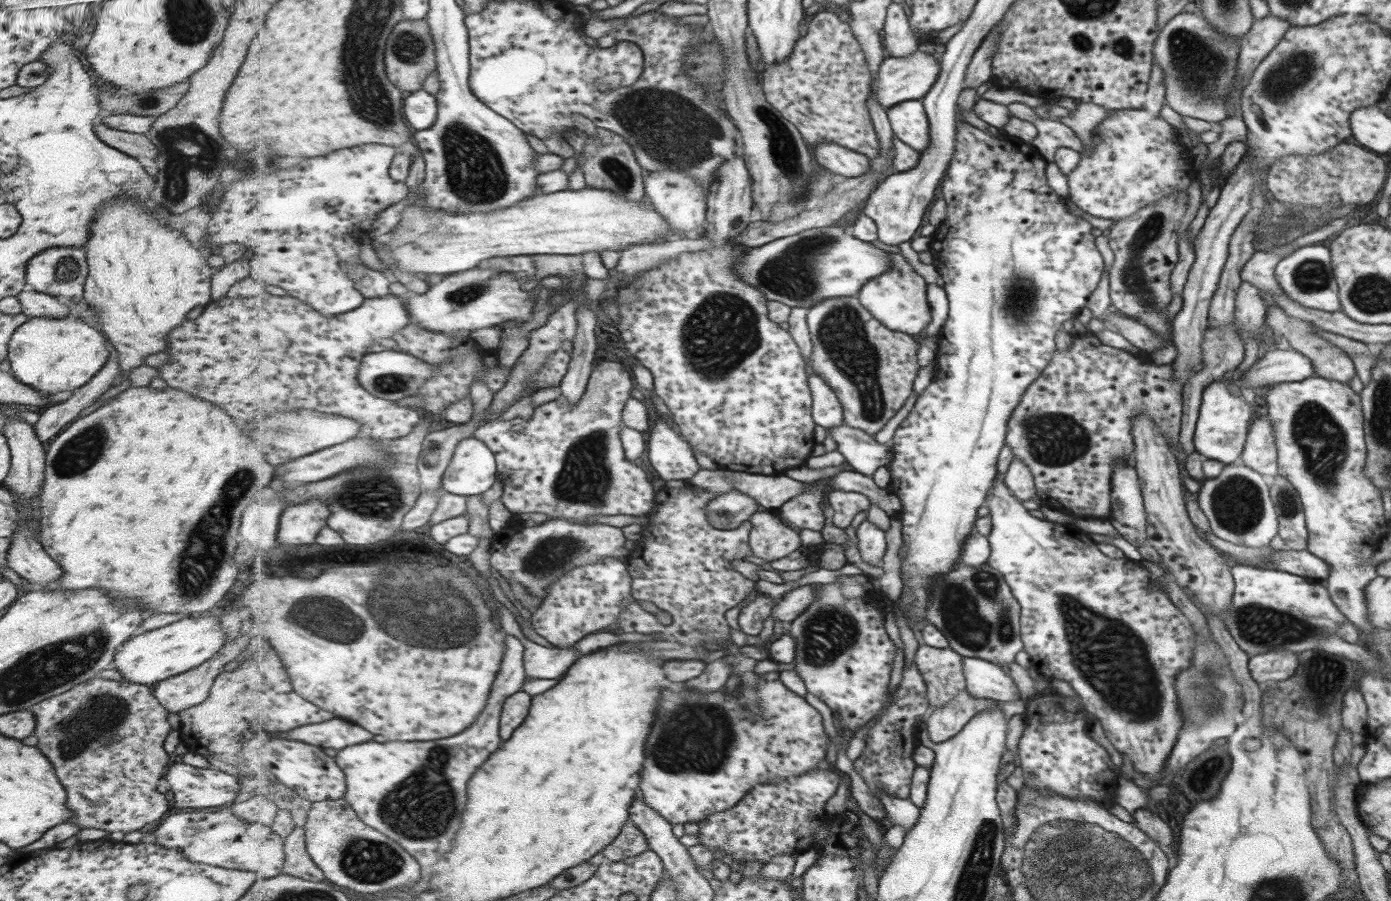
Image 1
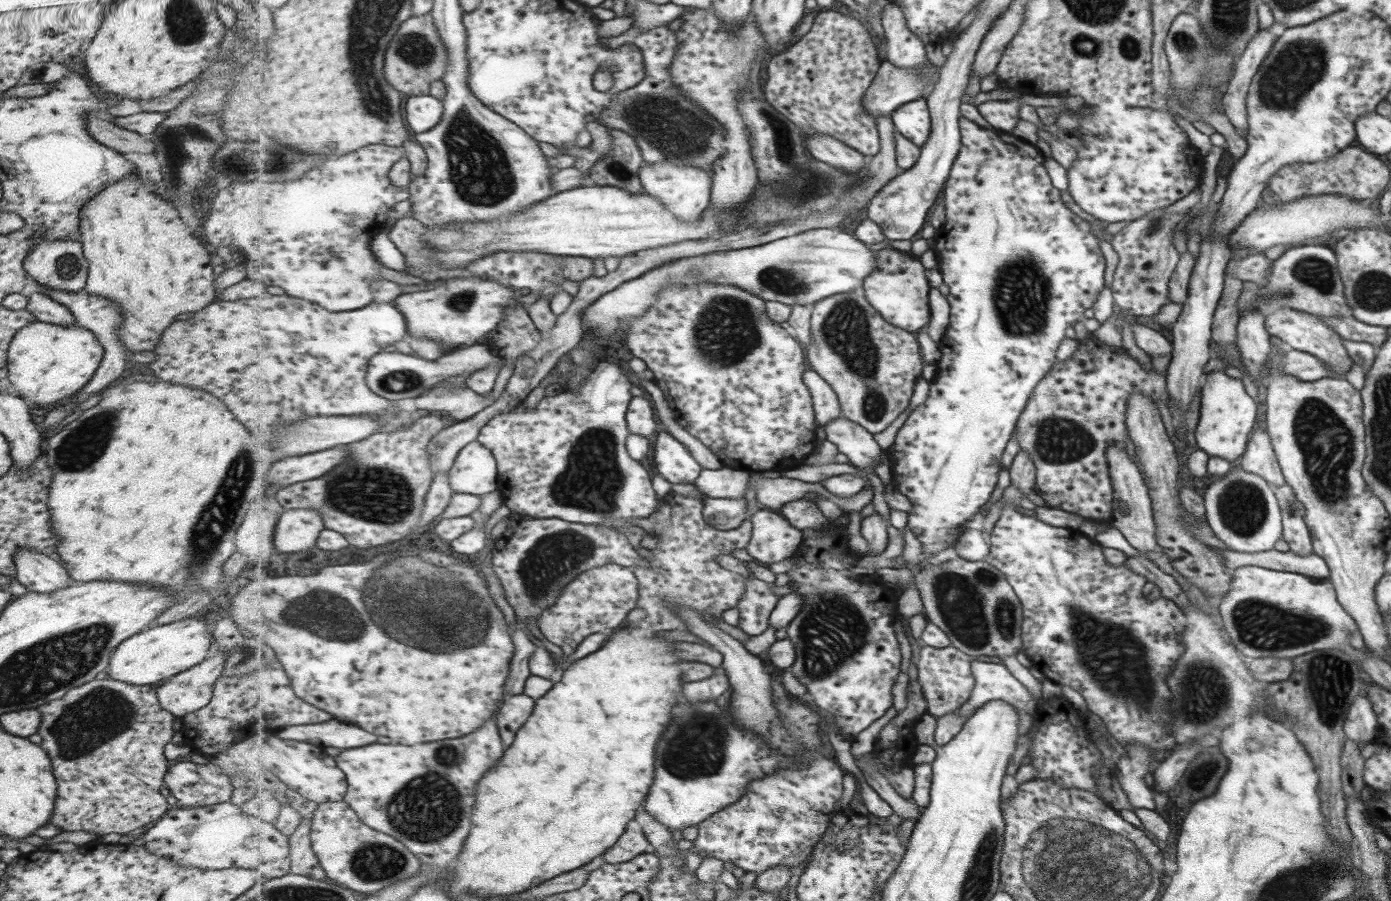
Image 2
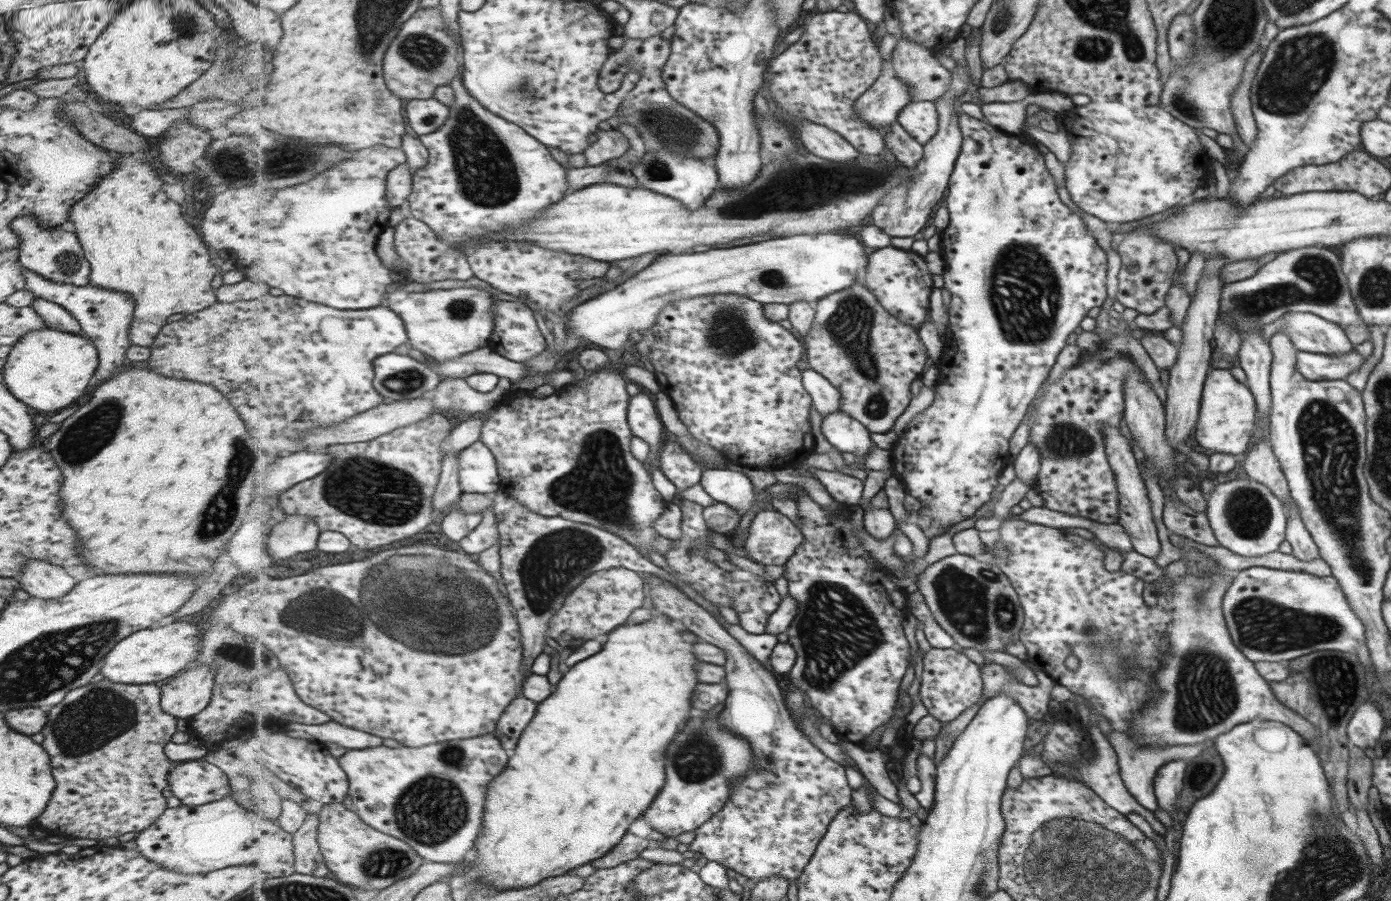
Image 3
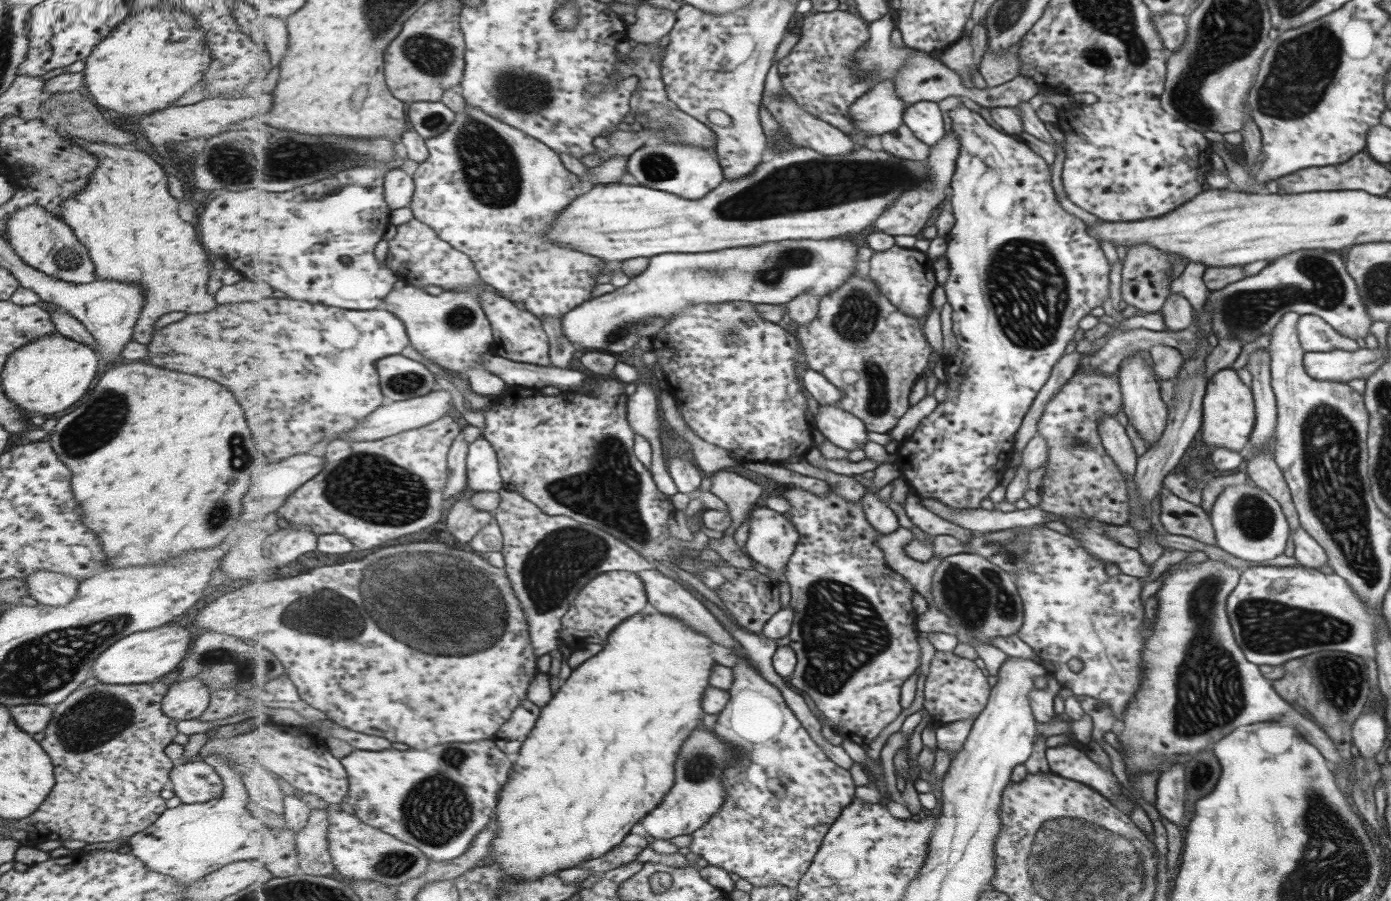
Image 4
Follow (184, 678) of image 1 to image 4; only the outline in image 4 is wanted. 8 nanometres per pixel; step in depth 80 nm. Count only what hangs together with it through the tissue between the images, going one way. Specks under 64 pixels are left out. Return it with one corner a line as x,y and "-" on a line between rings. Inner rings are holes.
196,677
168,685
161,699
162,713
176,721
197,720
209,704
210,691

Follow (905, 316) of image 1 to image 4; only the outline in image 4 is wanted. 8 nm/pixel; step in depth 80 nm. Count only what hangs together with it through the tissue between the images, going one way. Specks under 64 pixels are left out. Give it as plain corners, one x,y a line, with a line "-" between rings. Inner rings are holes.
897,245
885,252
877,251
870,260
869,276
877,283
884,295
887,295
889,300
905,314
920,318
931,307
930,296
937,282
931,259
926,253

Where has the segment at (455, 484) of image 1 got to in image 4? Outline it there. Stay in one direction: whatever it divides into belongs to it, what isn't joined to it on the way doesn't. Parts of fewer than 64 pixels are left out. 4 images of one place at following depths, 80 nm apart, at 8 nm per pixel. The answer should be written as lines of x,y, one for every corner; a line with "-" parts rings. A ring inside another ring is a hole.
481,436
470,444
468,487
475,492
495,492
505,488
498,453
491,442

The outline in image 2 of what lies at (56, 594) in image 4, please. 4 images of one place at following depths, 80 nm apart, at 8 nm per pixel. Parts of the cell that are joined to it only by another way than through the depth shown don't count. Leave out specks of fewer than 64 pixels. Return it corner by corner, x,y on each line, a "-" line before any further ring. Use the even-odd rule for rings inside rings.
20,548
13,557
15,580
28,592
55,592
69,586
66,568
42,552

